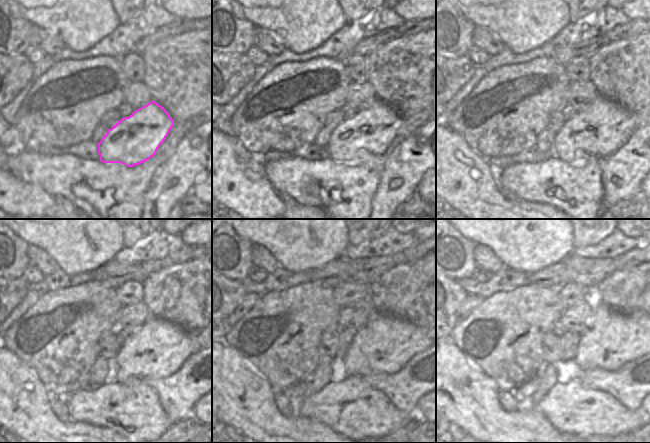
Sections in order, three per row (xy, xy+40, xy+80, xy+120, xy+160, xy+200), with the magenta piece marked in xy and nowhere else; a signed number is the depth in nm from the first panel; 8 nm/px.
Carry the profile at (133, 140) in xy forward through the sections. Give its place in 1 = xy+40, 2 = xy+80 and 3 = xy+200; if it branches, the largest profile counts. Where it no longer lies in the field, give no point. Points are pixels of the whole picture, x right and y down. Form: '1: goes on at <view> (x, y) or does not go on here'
1: goes on at xy+40 (368, 134)
2: goes on at xy+80 (596, 132)
3: goes on at xy+200 (615, 332)

